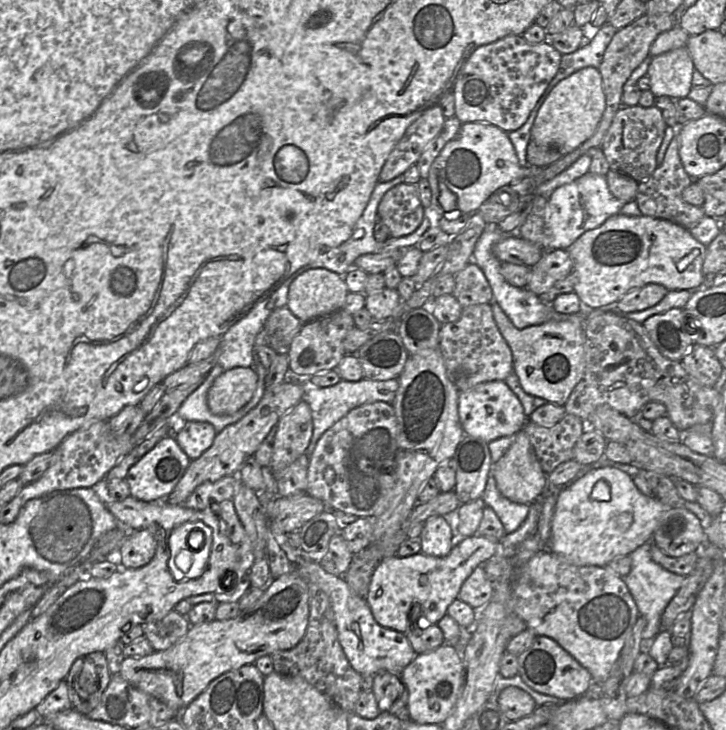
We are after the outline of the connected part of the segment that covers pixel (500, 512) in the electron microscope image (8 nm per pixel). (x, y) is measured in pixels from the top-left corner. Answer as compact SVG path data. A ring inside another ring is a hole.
M492 474L488 476L482 499L486 506L493 509L496 513L506 534L517 530L525 521L530 511L529 504L515 503L504 497L499 492Z

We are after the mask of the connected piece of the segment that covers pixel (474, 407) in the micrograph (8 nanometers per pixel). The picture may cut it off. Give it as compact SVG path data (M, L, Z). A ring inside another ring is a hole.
M495 380L476 384L458 394L458 416L464 435L479 438L486 443L515 435L528 420L517 396L504 381Z

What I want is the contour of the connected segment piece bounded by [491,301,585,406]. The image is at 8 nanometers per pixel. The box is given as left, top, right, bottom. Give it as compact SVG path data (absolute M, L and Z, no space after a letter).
M495 301L491 308L496 326L512 352L513 370L523 390L548 403L564 406L584 372L584 316L570 314L567 319L518 329Z

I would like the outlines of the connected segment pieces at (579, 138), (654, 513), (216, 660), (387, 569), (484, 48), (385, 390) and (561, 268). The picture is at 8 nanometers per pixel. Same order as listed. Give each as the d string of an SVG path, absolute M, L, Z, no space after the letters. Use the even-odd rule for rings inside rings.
M594 67L580 69L560 81L538 111L531 129L531 140L552 147L562 155L573 152L595 133L606 107L600 71Z
M610 466L592 468L566 486L556 489L547 549L578 566L606 567L613 559L627 556L652 540L660 517L668 509L652 496L642 494L626 472Z
M284 574L276 579L271 579L264 588L265 590L263 595L255 602L255 604L248 609L240 611L238 616L236 616L235 618L222 621L214 619L211 622L206 622L196 625L190 624L190 628L187 634L178 642L176 642L174 645L172 645L170 648L161 651L154 651L152 654L143 657L133 657L133 656L125 657L121 664L120 673L117 675L123 677L128 683L130 683L135 688L159 699L160 701L165 703L167 706L169 706L176 712L182 712L197 696L199 696L208 687L211 681L213 681L220 675L230 670L238 669L246 664L254 664L254 662L261 656L271 655L275 651L279 650L292 649L301 641L301 639L305 635L308 626L308 619L309 619L308 583L306 582L305 579L296 574Z
M475 534L458 538L444 557L420 552L407 557L394 555L383 559L373 572L366 595L375 621L383 627L405 634L411 629L412 608L419 605L419 621L423 621L422 625L437 624L447 614L449 605L458 598L462 584L473 570L498 552L499 542ZM421 575L428 577L428 583L424 586L419 583Z
M510 35L478 47L462 67L453 88L455 116L461 123L489 123L505 132L522 127L556 75L562 55L546 42L531 44L521 35Z
M366 378L359 381L341 379L337 384L329 387L306 386L306 393L303 399L310 406L313 421L313 434L305 455L310 457L320 437L354 408L377 401L392 403L398 386L398 378L384 381Z
M567 249L545 251L541 259L530 267L525 288L541 296L559 280L573 271L573 261Z

